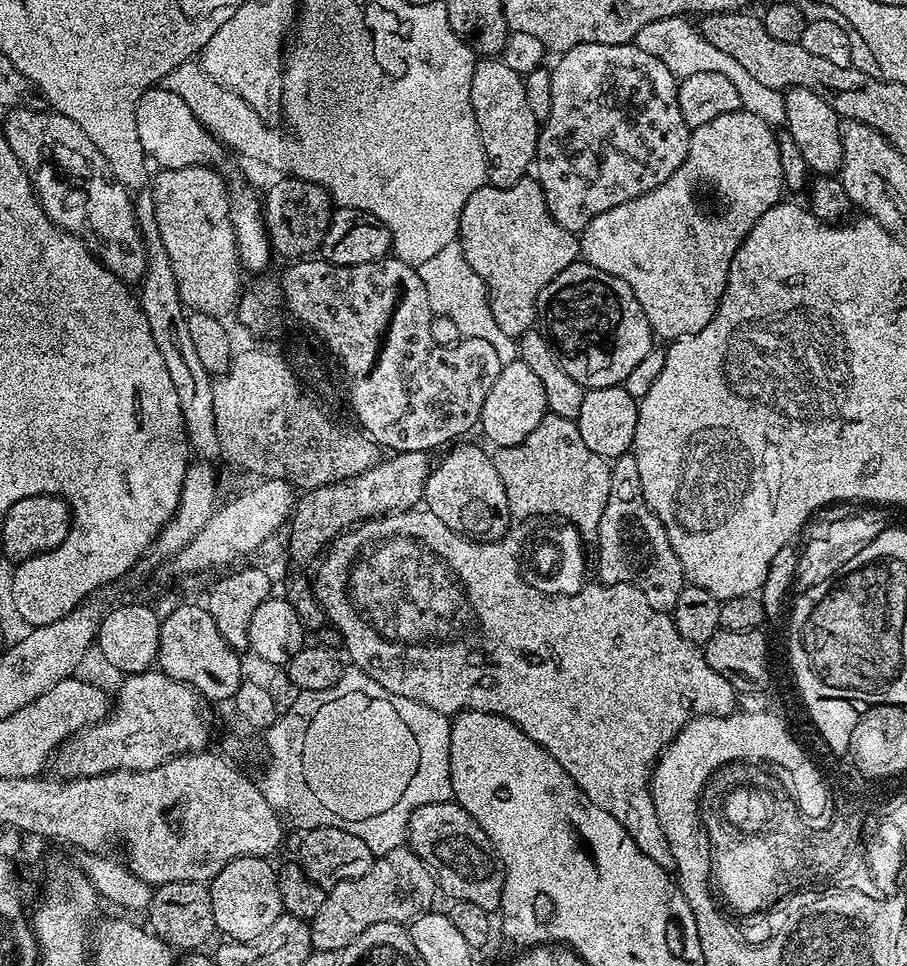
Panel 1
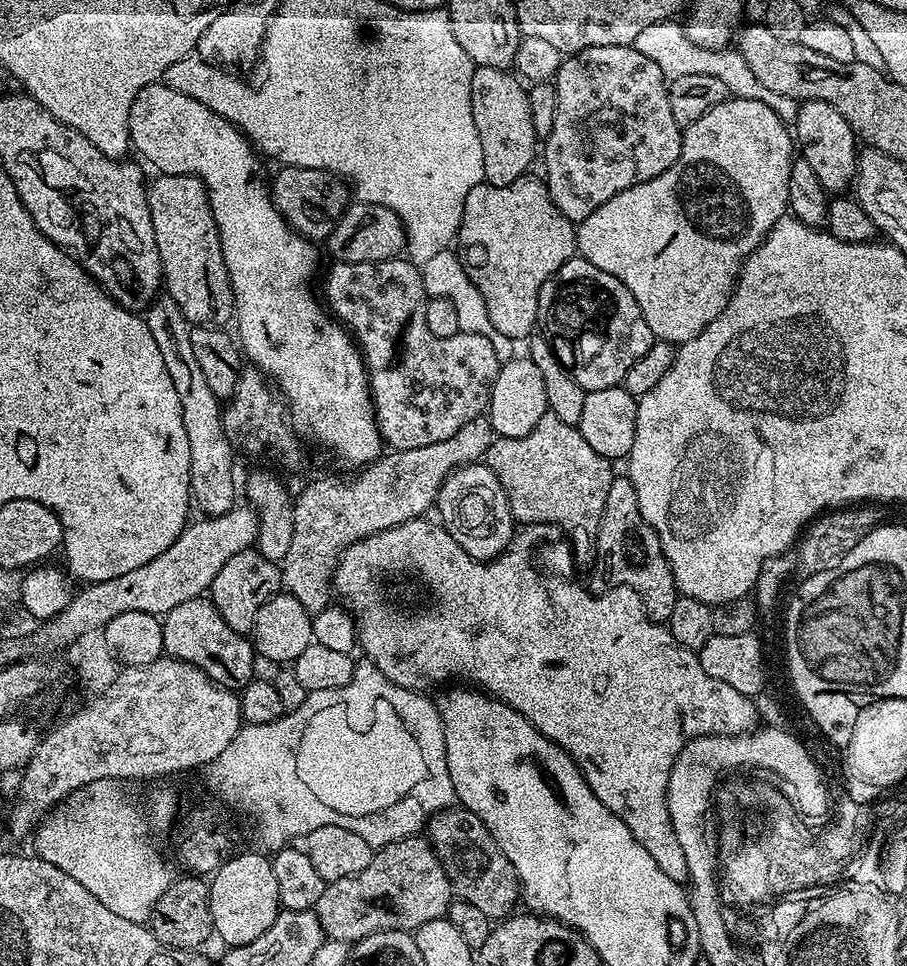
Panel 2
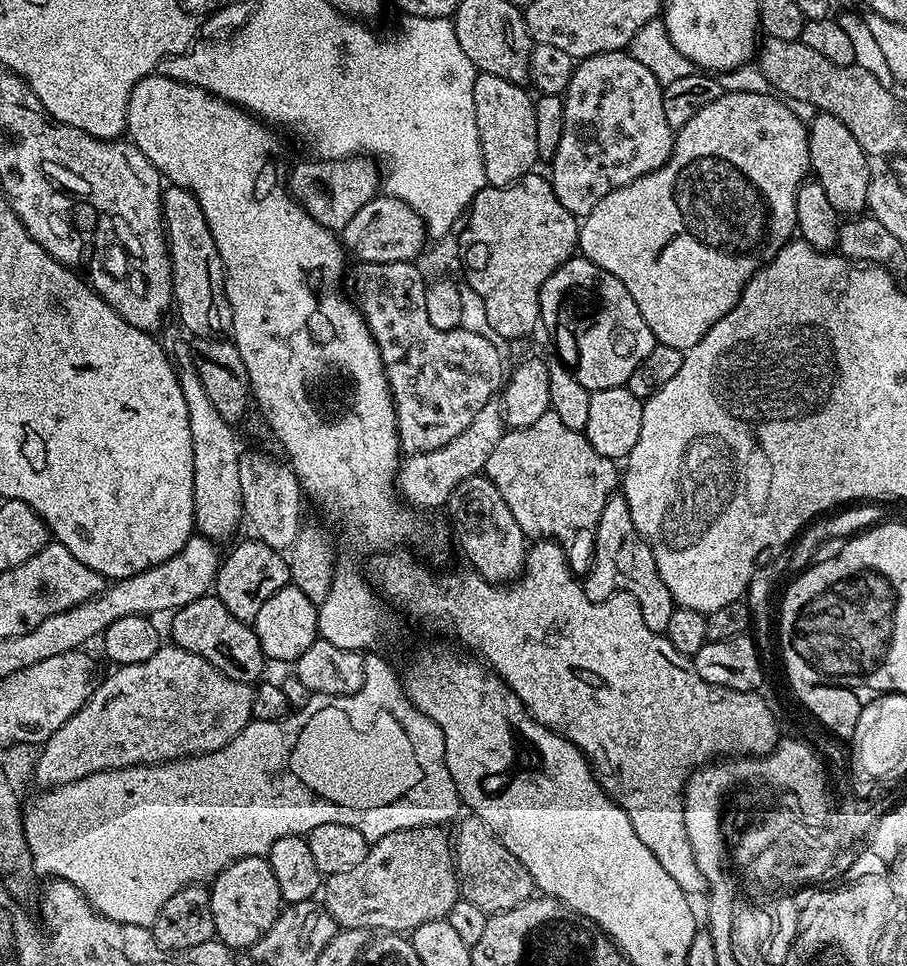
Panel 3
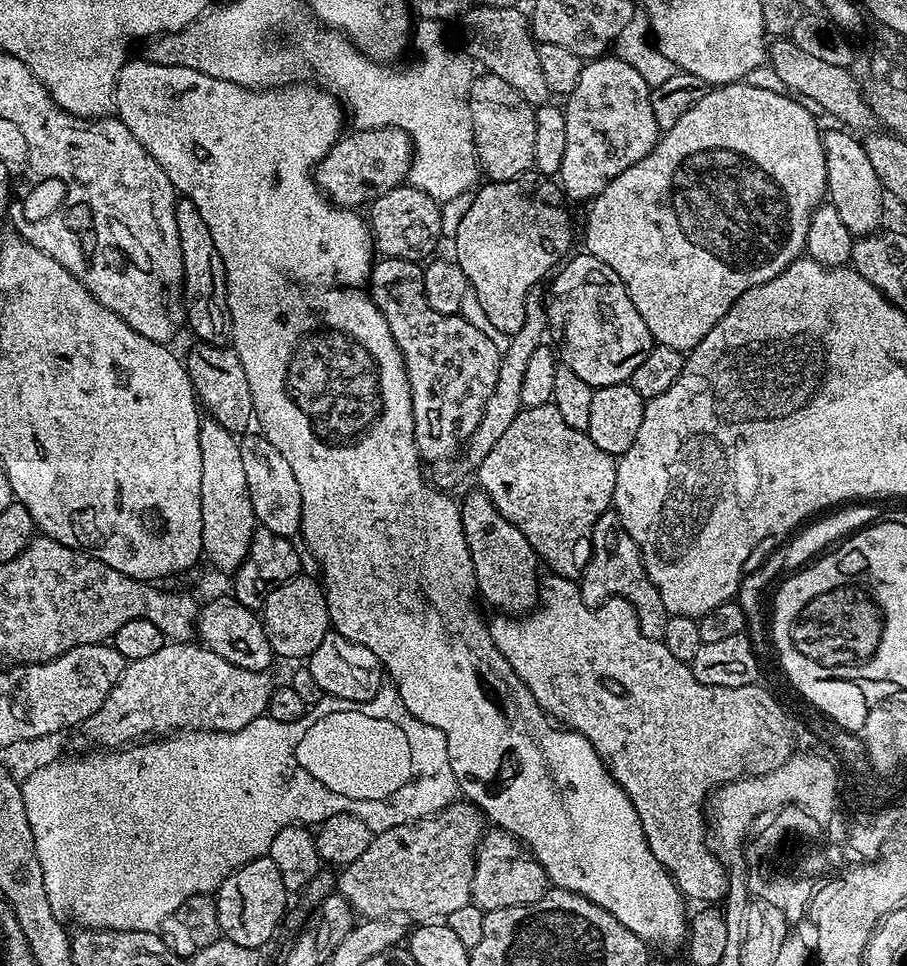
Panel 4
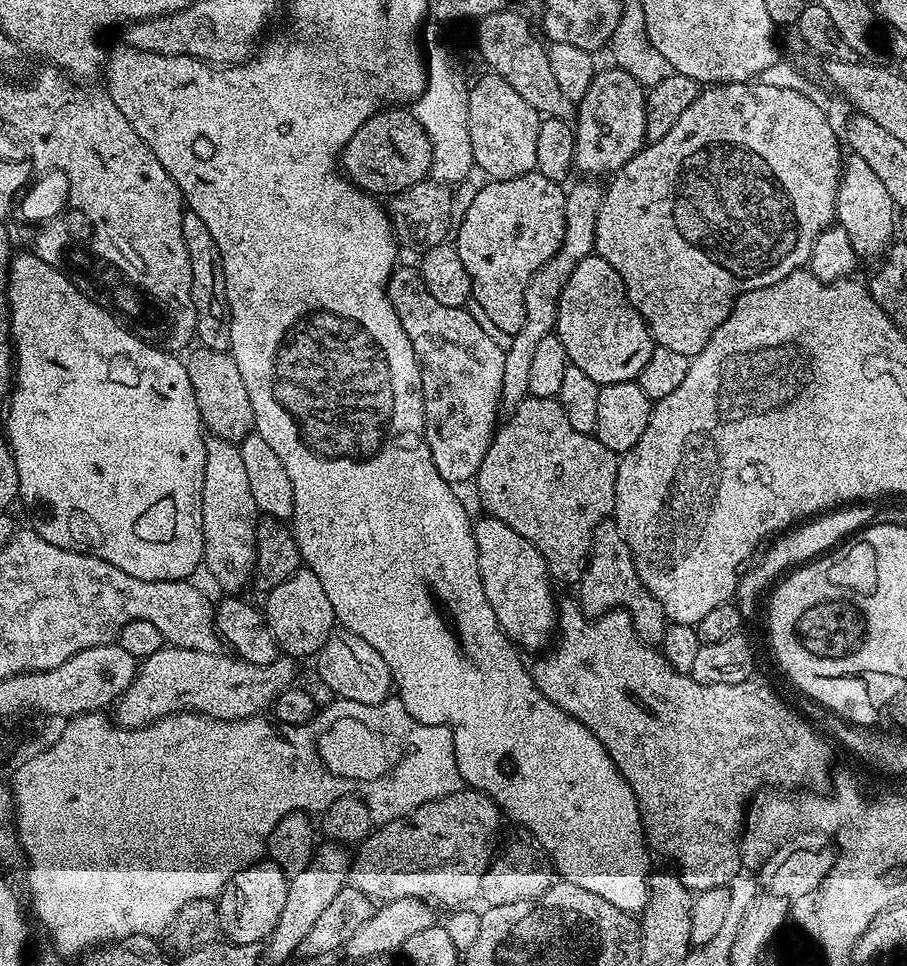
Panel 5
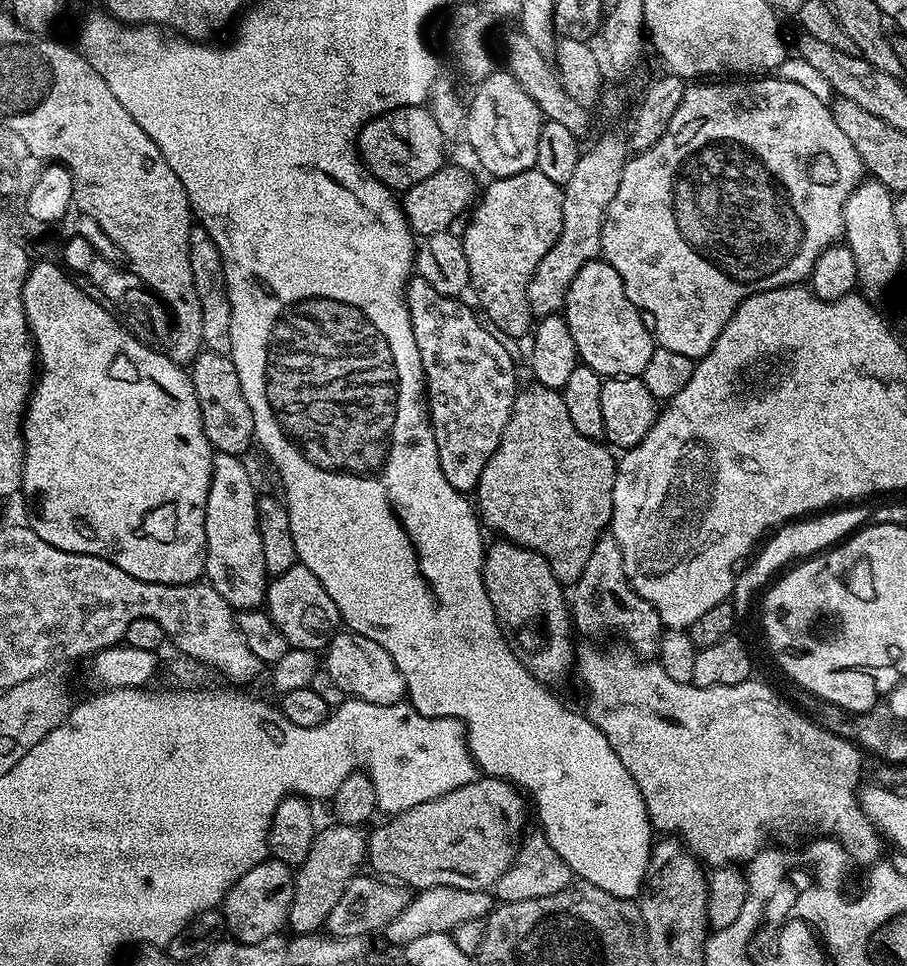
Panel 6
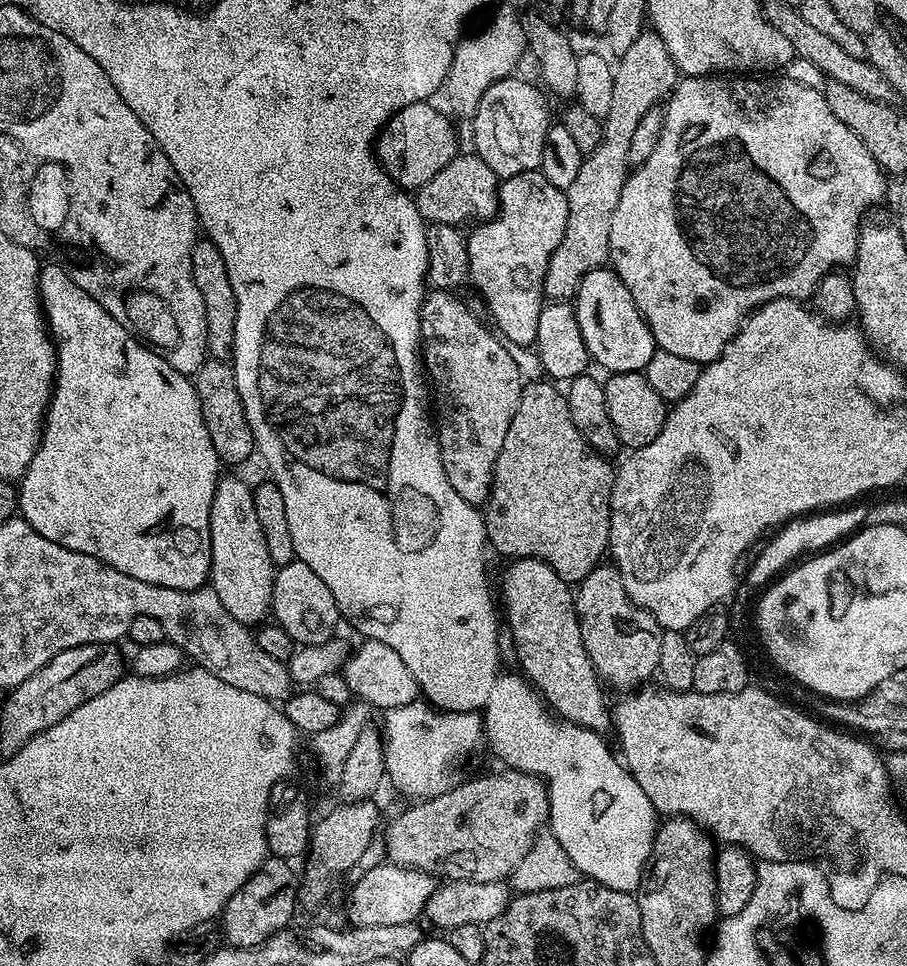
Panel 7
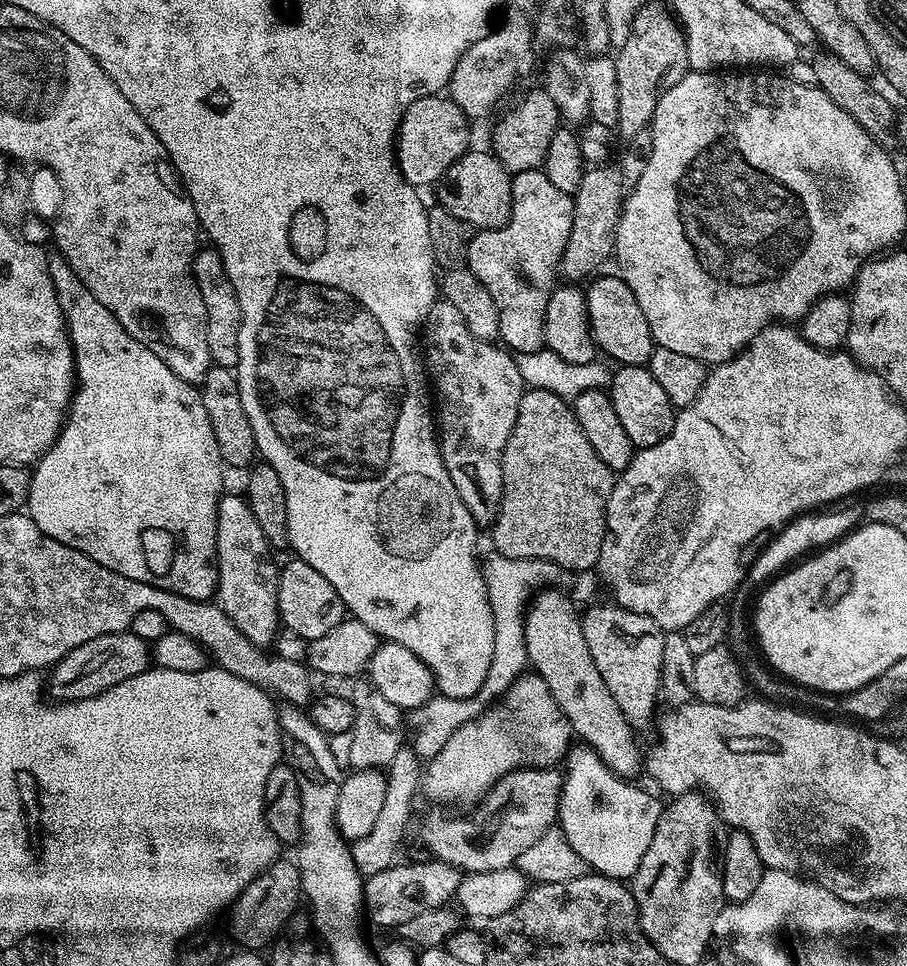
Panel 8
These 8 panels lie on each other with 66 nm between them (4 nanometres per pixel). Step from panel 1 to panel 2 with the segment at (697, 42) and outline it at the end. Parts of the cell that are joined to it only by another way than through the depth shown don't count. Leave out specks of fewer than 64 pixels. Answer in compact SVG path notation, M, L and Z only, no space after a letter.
M675 19L646 26L646 30L638 34L634 46L639 52L646 54L650 62L656 63L658 70L662 70L662 74L669 81L686 78L686 74L710 74L710 78L722 78L722 82L732 96L766 102L766 106L770 106L770 110L774 110L774 114L778 114L778 118L786 122L795 122L798 118L800 104L797 100L786 98L786 94L778 94L775 90L762 86L762 82L758 82L758 77L750 71L750 66L746 66L746 58L742 58L740 52L719 48L699 48L694 42L690 42L690 38L684 32L684 24Z

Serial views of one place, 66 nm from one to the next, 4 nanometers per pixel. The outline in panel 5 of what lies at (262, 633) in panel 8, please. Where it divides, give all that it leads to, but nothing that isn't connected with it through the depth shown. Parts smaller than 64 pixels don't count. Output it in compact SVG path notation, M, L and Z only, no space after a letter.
M215 438L205 439L206 446L206 474L202 478L202 538L204 539L204 562L203 567L208 568L210 575L216 579L216 584L221 588L224 594L240 594L243 593L244 587L249 587L252 574L256 571L256 521L258 519L258 511L251 494L249 475L246 474L245 463L242 462L242 454L240 453L239 444L231 444L225 440L217 440Z

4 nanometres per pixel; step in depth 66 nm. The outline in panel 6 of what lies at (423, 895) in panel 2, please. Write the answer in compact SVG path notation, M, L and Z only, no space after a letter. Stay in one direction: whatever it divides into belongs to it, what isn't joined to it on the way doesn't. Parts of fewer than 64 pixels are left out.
M474 779L466 786L458 786L458 790L450 790L450 794L442 794L405 812L389 815L385 819L388 821L378 825L367 837L367 867L372 867L369 869L377 877L399 882L412 890L434 886L479 892L491 889L516 857L516 849L525 831L524 804L526 808L525 797L505 780Z

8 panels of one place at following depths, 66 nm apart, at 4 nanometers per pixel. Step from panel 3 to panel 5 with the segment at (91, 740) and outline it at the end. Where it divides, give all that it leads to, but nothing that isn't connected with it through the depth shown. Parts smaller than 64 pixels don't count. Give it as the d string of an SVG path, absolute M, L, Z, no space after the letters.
M165 646L160 648L154 654L150 655L137 667L136 676L134 682L131 683L130 687L120 696L117 700L115 710L118 718L116 717L117 723L121 727L125 728L143 728L148 724L152 724L156 720L160 720L166 715L175 715L180 711L196 711L201 715L206 715L215 720L245 720L251 716L259 715L266 709L269 709L277 700L279 694L282 694L286 689L293 687L296 680L296 671L294 672L294 664L296 664L295 657L285 656L283 654L277 655L274 662L267 663L264 666L254 666L253 663L247 663L246 661L229 656L230 658L224 657L223 653L214 653L208 651L190 650L189 648L173 648L171 646Z

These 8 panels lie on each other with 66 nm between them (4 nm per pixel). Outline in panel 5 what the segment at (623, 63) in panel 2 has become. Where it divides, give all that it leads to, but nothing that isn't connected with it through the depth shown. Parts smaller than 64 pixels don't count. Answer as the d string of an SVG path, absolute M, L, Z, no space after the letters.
M609 66L608 69L597 71L596 77L590 82L590 90L578 102L574 117L574 131L576 133L576 145L574 146L574 168L577 173L588 178L611 177L630 158L634 158L646 144L646 89L639 84L626 70Z

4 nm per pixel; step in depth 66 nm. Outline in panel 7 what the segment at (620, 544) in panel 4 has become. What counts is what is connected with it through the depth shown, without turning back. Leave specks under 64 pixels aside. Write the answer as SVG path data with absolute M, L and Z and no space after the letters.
M601 562L596 565L586 578L581 580L574 592L576 602L576 617L580 619L582 642L596 667L596 674L605 685L613 684L620 690L635 690L657 675L658 654L662 647L662 634L665 629L644 608L638 607L626 594L624 578L620 575L616 565L611 562Z

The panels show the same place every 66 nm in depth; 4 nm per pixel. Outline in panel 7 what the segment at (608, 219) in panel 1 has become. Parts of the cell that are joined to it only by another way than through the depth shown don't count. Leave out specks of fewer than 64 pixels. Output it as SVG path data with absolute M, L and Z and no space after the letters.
M740 74L684 76L677 83L676 87L672 89L666 103L663 105L664 125L662 126L662 134L658 138L658 146L654 146L654 154L650 154L650 158L646 163L639 165L629 175L626 186L622 186L622 198L618 198L618 207L614 210L614 218L610 218L610 250L608 251L610 267L613 272L618 274L618 278L622 278L626 290L630 290L630 298L634 298L638 310L644 315L644 320L648 323L648 329L651 330L652 337L656 340L657 348L666 350L670 354L678 354L682 358L690 358L702 366L719 358L722 350L734 338L736 329L740 327L744 317L760 307L761 304L778 298L790 298L791 300L801 302L807 301L812 293L815 292L818 282L824 275L851 265L856 258L856 241L862 231L862 219L860 220L860 215L867 208L874 207L884 196L884 179L886 179L884 169L878 166L874 154L870 154L870 150L864 145L862 138L858 138L858 134L854 134L854 130L850 130L850 126L846 126L846 122L838 122L838 118L834 118L833 112L830 111L830 106L826 106L826 98L823 91L818 88L811 88L810 86L802 86L798 82L787 78L781 78L781 80L768 79L772 78L745 78Z

